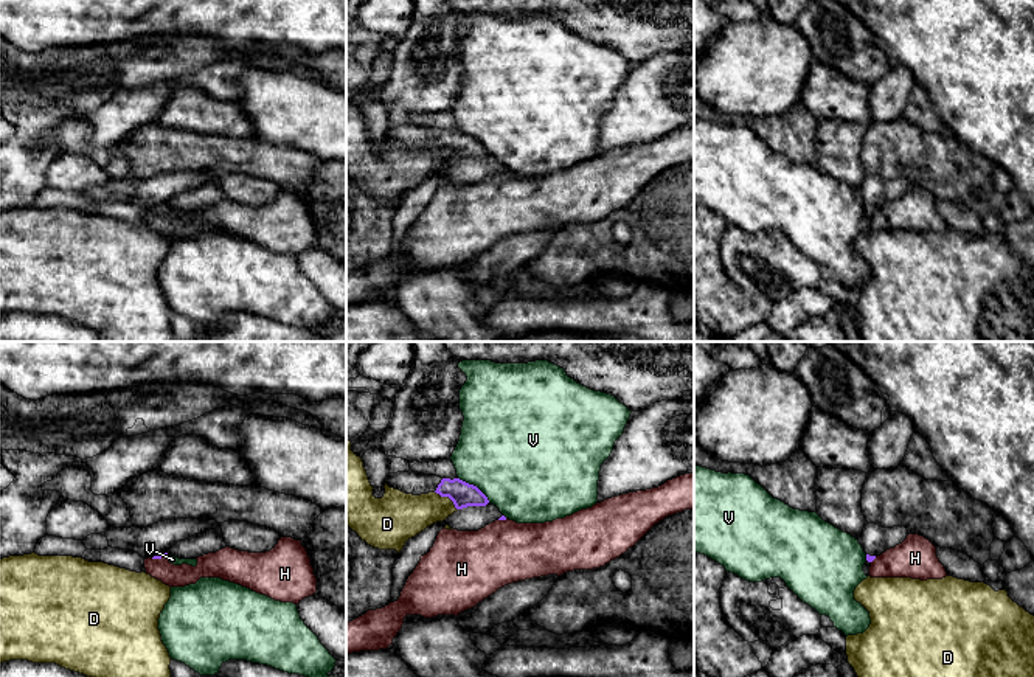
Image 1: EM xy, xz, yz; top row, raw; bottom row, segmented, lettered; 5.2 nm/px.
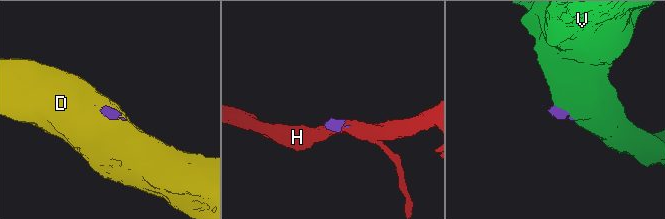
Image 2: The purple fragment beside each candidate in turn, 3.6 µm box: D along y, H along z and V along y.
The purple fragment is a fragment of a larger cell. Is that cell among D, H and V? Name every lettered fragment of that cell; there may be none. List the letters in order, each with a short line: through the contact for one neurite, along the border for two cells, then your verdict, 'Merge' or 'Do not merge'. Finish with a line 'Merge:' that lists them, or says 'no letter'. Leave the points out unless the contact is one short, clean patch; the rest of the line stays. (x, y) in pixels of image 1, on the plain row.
D: Line: xz (435, 143), (446, 148), (457, 162). Do not merge
H: Line: xy (165, 208), (151, 210). Do not merge
V: Line: xz (458, 129), (472, 135), (489, 154). Do not merge
Merge: no letter

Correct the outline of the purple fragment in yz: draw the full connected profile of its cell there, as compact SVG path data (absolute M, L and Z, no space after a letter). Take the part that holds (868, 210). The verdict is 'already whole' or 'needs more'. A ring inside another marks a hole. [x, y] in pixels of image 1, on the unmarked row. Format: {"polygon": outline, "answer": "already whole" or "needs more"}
{"polygon": "M866 175L857 191L862 197L866 213L873 214L877 208L902 196L908 188L905 179L883 180L876 175Z", "answer": "needs more"}

